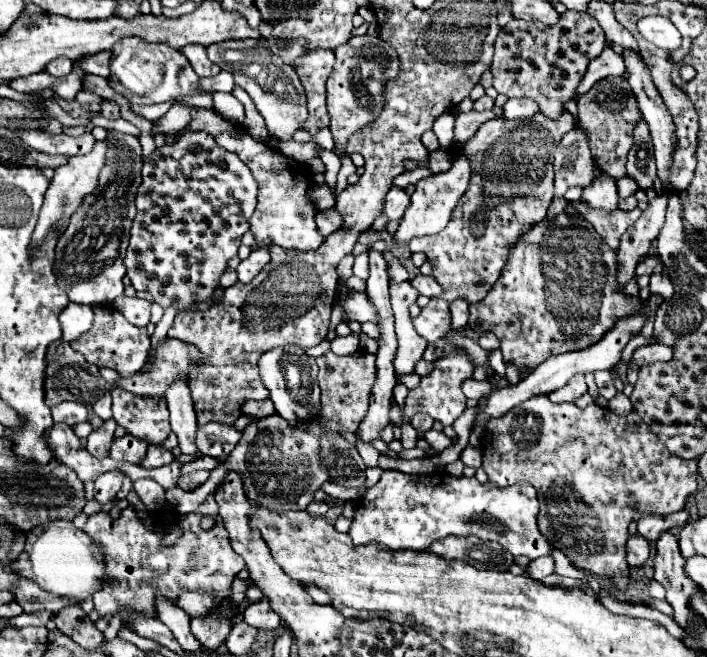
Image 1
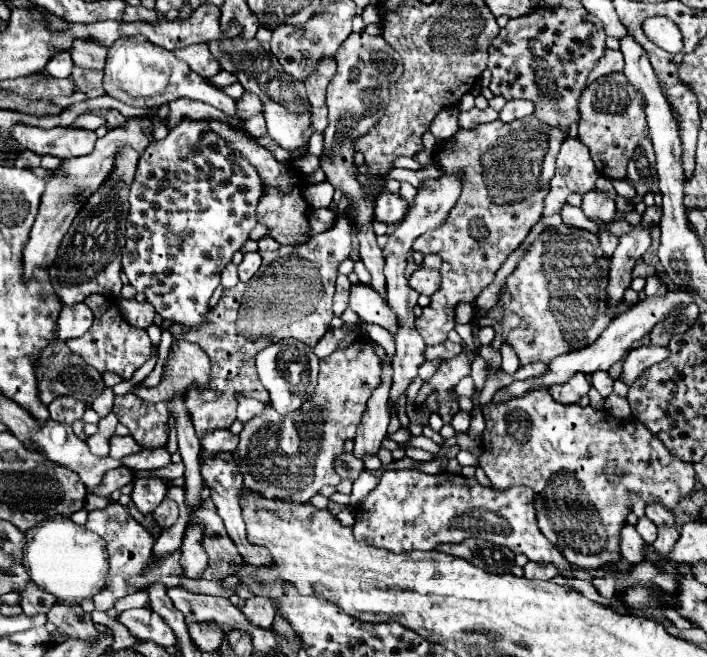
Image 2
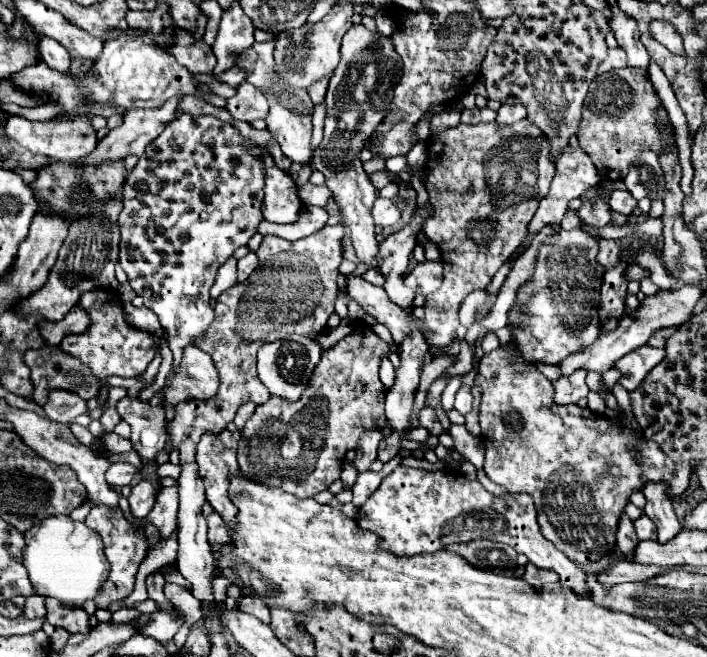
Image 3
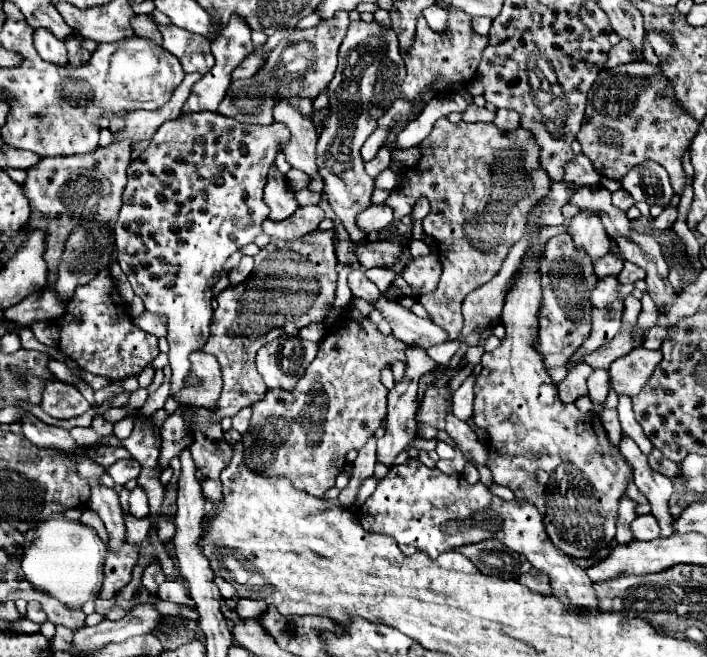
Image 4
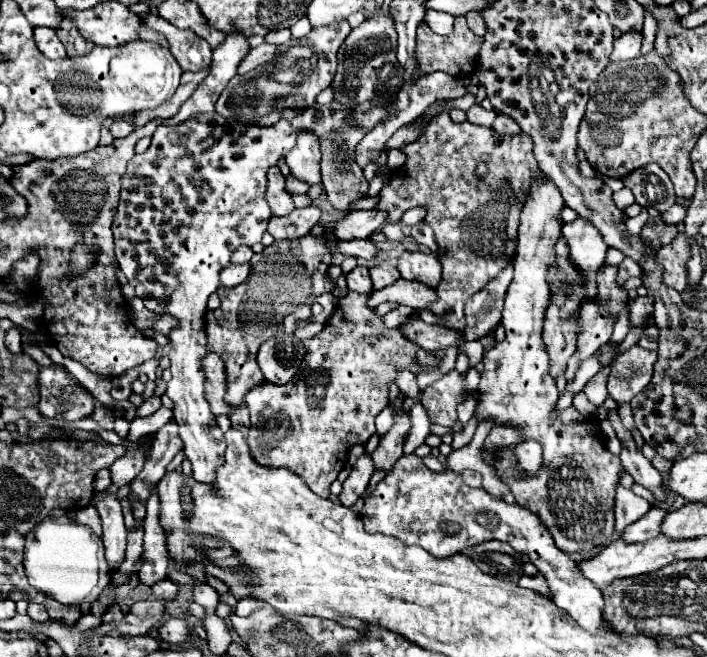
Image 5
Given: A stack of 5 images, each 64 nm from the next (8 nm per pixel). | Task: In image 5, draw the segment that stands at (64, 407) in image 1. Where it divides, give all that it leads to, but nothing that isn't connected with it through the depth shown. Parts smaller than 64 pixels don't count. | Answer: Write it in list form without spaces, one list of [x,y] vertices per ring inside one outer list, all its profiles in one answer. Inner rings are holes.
[[[40,366],[38,392],[38,410],[46,418],[74,422],[94,412],[94,396],[68,378],[64,366]]]

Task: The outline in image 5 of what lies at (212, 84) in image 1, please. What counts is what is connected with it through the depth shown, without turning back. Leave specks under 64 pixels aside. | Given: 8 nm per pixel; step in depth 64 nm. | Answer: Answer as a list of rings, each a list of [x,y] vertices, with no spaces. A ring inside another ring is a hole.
[[[264,42],[262,46],[250,50],[250,54],[248,54],[248,56],[244,58],[244,62],[240,64],[240,70],[238,70],[238,72],[248,72],[248,70],[252,70],[252,68],[258,68],[260,64],[272,60],[276,54],[278,54],[278,46]]]

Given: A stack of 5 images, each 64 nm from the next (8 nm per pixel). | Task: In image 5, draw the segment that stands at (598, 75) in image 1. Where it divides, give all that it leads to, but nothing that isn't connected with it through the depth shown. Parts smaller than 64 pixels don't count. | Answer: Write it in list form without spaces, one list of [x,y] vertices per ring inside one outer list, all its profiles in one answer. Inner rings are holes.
[[[628,30],[624,32],[620,38],[614,40],[614,50],[610,60],[612,62],[620,62],[620,60],[630,60],[640,56],[640,48],[642,48],[642,32],[636,30]]]

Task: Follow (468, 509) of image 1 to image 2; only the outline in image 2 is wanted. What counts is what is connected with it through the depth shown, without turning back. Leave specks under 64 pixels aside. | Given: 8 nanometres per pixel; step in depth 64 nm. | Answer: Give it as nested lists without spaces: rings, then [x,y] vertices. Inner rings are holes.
[[[386,470],[378,488],[356,508],[354,518],[356,538],[368,538],[372,546],[394,554],[434,550],[438,544],[462,542],[466,538],[484,538],[508,546],[514,554],[526,554],[528,560],[542,566],[552,564],[568,580],[572,580],[576,572],[576,566],[572,566],[538,530],[534,494],[520,486],[496,490],[462,474],[440,472],[430,476],[418,470]]]

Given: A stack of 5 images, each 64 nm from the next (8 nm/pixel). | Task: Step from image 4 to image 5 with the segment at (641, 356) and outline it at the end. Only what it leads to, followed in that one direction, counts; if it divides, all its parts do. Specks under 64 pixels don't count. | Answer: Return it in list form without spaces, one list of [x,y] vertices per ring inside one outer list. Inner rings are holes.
[[[632,346],[620,354],[608,376],[608,394],[618,404],[628,404],[640,390],[644,390],[652,378],[656,362],[656,352],[644,350],[642,346]]]

